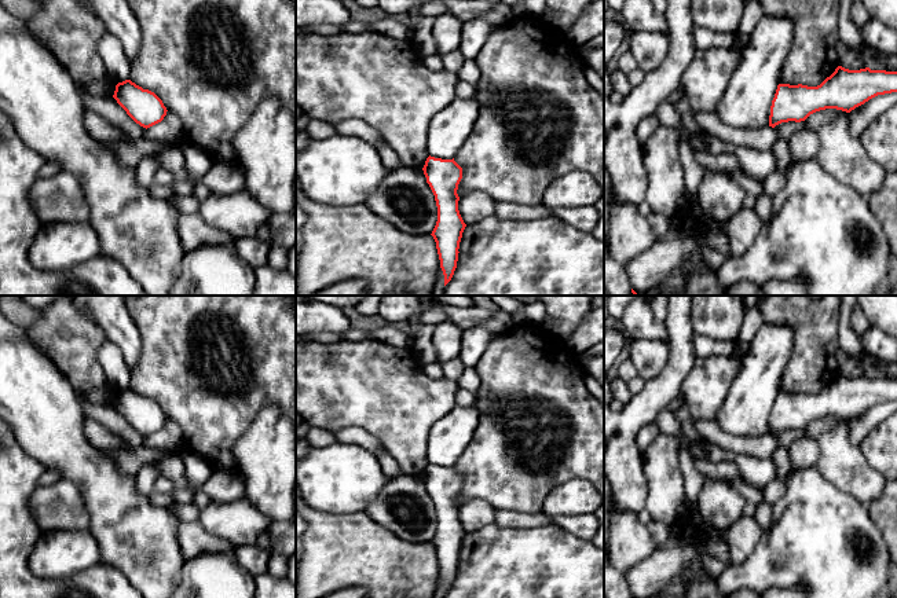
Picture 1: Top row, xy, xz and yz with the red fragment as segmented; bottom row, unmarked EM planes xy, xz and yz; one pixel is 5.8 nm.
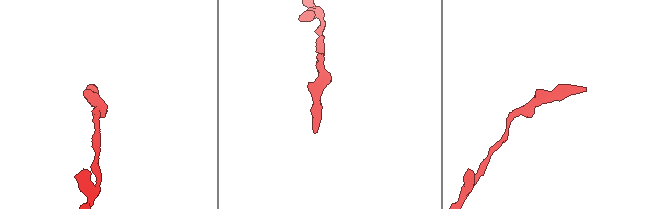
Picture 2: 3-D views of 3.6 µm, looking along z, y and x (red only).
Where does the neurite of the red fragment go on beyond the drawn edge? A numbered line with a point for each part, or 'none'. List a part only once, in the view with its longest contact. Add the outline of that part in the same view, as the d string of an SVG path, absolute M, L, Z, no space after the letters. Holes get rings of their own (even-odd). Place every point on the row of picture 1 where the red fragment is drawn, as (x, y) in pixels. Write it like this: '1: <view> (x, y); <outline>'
none

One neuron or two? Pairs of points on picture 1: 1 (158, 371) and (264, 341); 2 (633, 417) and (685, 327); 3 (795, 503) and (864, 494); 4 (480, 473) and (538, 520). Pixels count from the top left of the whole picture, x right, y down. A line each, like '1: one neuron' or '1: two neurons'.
1: one neuron
2: one neuron
3: two neurons
4: two neurons

